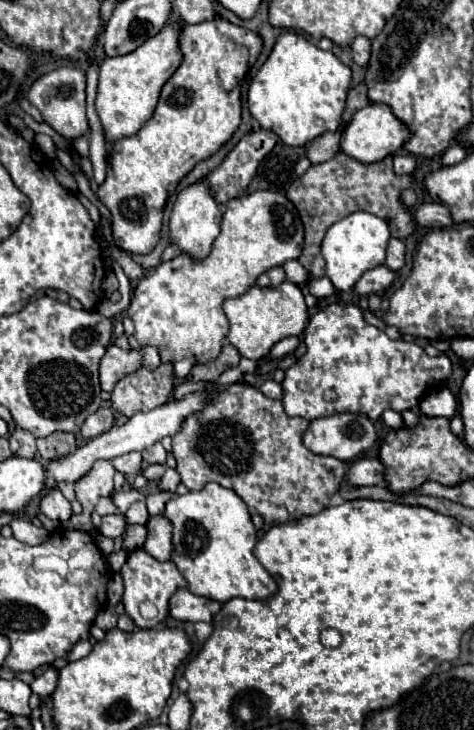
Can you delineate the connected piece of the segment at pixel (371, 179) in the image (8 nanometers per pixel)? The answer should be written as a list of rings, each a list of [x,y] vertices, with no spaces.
[[[339,152],[333,160],[311,166],[287,190],[287,198],[299,210],[299,216],[305,226],[305,248],[299,256],[299,262],[313,274],[313,278],[325,276],[325,260],[321,258],[321,238],[325,236],[325,230],[333,222],[357,212],[357,210],[365,210],[383,220],[387,218],[391,236],[399,238],[399,240],[407,238],[413,232],[415,224],[411,218],[411,210],[401,204],[399,192],[403,188],[411,188],[411,178],[393,174],[391,156],[387,156],[379,162],[373,162],[373,164],[361,164],[353,158],[347,158],[343,152]]]

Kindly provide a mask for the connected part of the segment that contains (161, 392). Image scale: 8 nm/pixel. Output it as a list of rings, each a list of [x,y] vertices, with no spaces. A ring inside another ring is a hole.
[[[161,364],[157,370],[139,368],[117,382],[111,392],[111,406],[127,418],[137,412],[149,412],[169,402],[173,394],[171,364]]]

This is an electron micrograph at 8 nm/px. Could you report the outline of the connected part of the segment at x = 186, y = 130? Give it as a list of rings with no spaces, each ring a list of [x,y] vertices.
[[[223,18],[205,20],[195,26],[183,26],[179,32],[179,50],[181,50],[181,66],[179,70],[165,82],[159,104],[151,120],[135,134],[113,144],[113,152],[109,156],[107,180],[99,186],[99,200],[111,212],[113,224],[113,240],[115,244],[131,254],[149,254],[159,242],[161,234],[161,218],[163,208],[179,180],[201,160],[209,158],[219,150],[239,128],[241,124],[241,90],[239,80],[245,76],[249,64],[255,62],[263,48],[261,38],[241,26],[235,26]]]

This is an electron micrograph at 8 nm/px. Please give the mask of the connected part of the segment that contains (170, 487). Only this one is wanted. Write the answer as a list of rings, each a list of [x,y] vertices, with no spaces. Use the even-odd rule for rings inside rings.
[[[167,468],[167,472],[163,474],[163,478],[157,482],[155,490],[159,490],[159,492],[171,492],[171,494],[175,494],[175,490],[177,490],[177,484],[179,484],[179,474],[177,474],[173,468]]]

